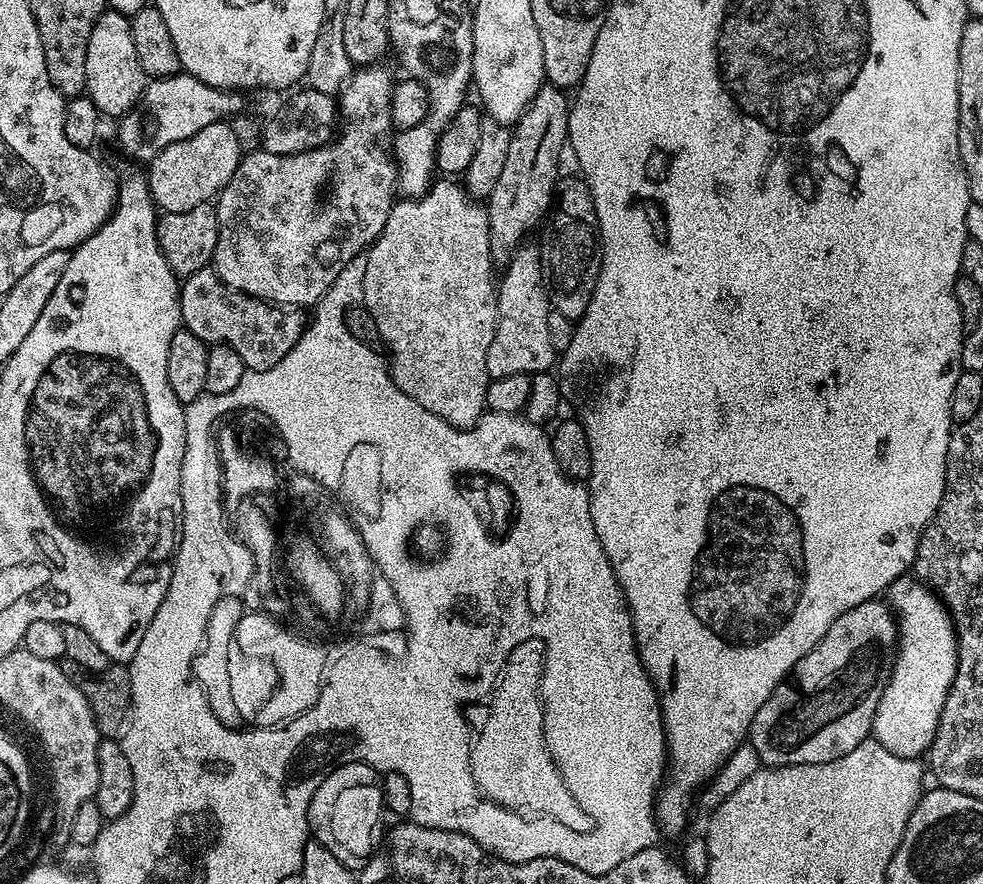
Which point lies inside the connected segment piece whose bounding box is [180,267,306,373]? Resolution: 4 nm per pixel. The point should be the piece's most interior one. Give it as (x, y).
(261, 334)

